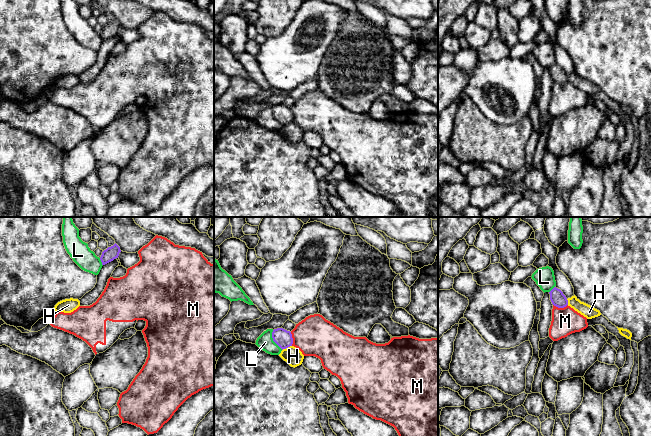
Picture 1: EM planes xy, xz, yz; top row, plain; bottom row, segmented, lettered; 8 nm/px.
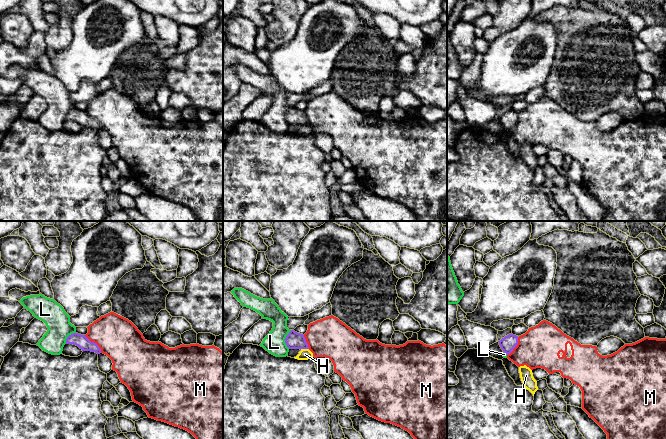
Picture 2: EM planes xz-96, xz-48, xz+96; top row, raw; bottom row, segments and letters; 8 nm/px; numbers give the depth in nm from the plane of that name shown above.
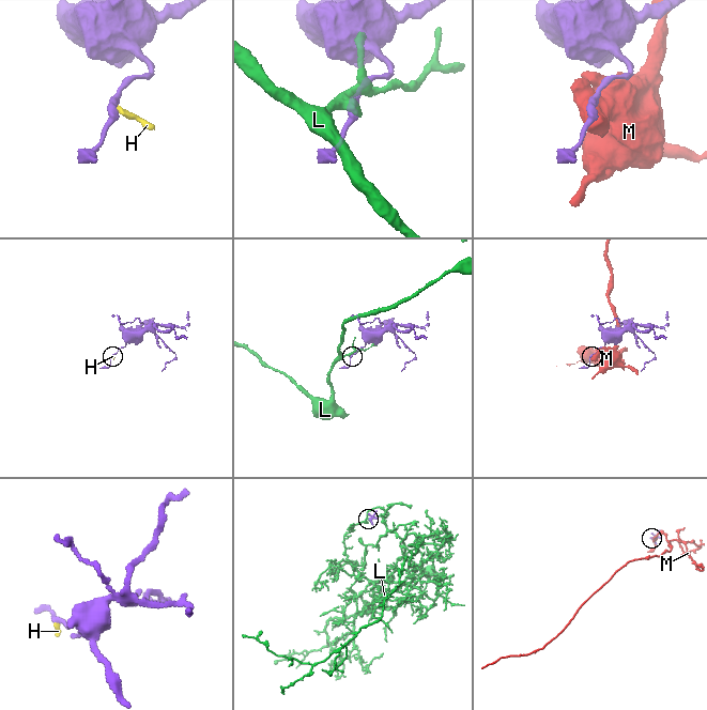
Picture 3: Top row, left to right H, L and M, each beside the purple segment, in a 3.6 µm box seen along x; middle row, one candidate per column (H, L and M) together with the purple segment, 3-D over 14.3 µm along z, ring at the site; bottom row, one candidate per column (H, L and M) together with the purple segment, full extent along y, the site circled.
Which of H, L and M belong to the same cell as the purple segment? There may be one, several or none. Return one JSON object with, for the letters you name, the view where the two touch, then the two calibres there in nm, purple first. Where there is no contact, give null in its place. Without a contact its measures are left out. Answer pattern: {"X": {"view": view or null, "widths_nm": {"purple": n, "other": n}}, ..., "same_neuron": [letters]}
{"same_neuron": []}

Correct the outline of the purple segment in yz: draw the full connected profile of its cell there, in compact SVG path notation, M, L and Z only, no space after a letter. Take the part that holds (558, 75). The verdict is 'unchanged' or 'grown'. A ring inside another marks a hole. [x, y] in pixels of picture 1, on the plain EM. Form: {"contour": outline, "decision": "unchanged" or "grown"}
{"contour": "M554 63L549 70L550 76L554 82L564 84L568 81L568 76L560 65Z", "decision": "unchanged"}

